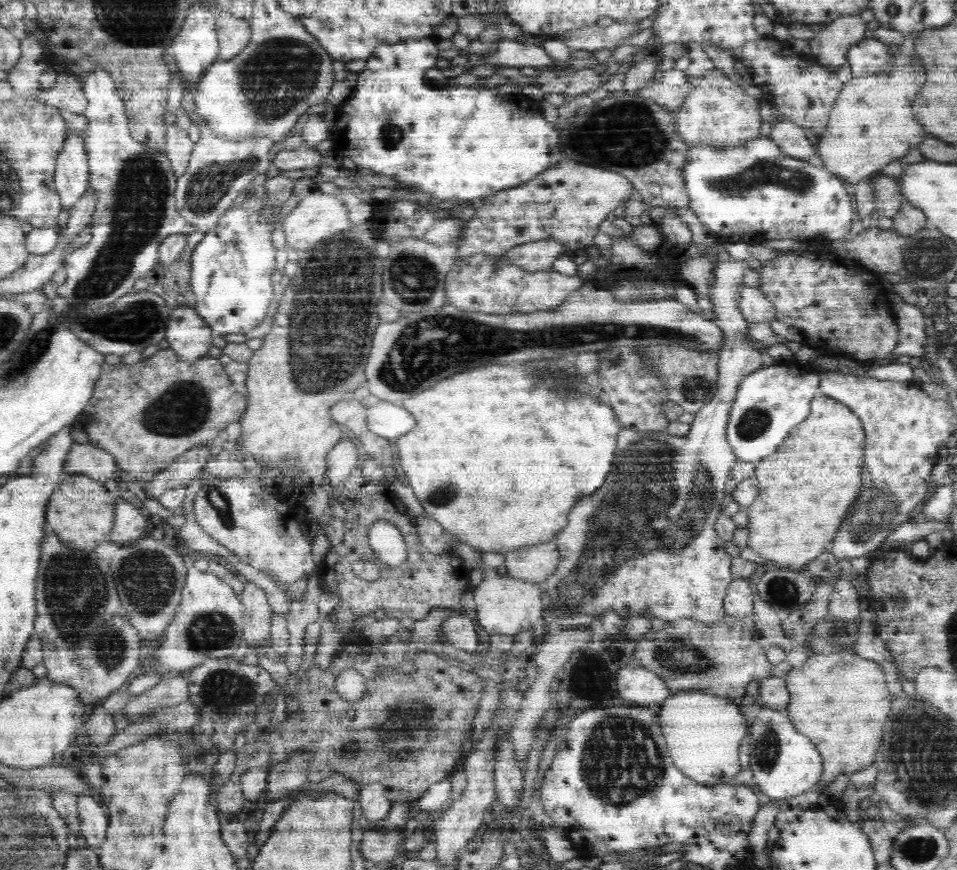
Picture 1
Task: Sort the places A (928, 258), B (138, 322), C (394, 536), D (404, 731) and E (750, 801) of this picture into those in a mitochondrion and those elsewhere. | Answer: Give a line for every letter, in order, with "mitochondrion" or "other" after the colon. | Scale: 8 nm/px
A: mitochondrion
B: mitochondrion
C: other
D: mitochondrion
E: other

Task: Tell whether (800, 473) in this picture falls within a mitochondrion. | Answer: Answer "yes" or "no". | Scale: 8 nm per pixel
no

